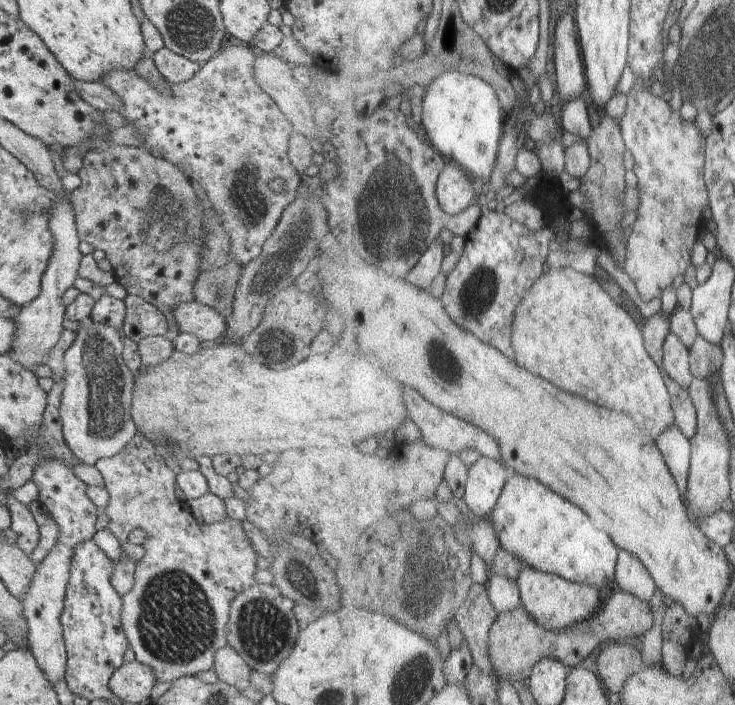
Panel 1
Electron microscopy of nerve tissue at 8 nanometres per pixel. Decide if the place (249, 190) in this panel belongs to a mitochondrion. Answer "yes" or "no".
yes

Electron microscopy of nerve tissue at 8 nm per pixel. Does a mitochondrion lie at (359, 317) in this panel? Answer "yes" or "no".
no

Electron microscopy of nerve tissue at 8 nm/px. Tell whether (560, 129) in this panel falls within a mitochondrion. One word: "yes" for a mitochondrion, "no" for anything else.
no

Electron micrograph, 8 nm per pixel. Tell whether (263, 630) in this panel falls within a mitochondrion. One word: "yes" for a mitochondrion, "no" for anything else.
yes

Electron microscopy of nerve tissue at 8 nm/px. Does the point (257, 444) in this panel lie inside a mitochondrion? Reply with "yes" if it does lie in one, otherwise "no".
no

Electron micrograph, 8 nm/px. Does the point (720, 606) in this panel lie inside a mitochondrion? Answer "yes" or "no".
no

